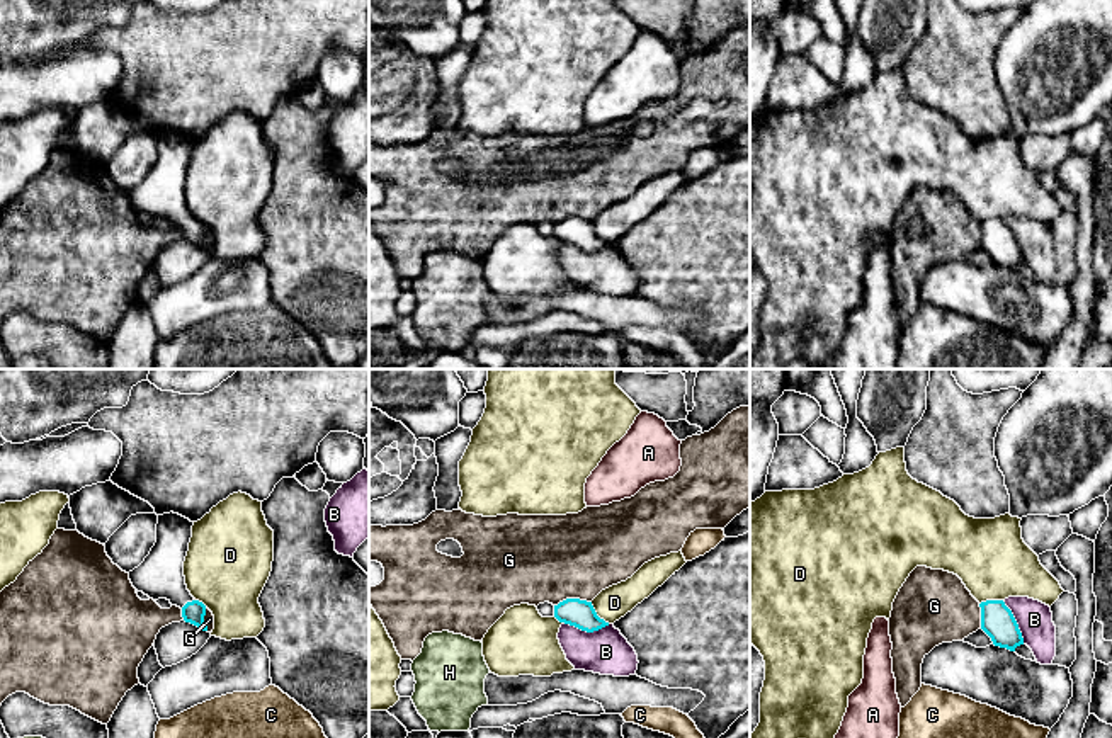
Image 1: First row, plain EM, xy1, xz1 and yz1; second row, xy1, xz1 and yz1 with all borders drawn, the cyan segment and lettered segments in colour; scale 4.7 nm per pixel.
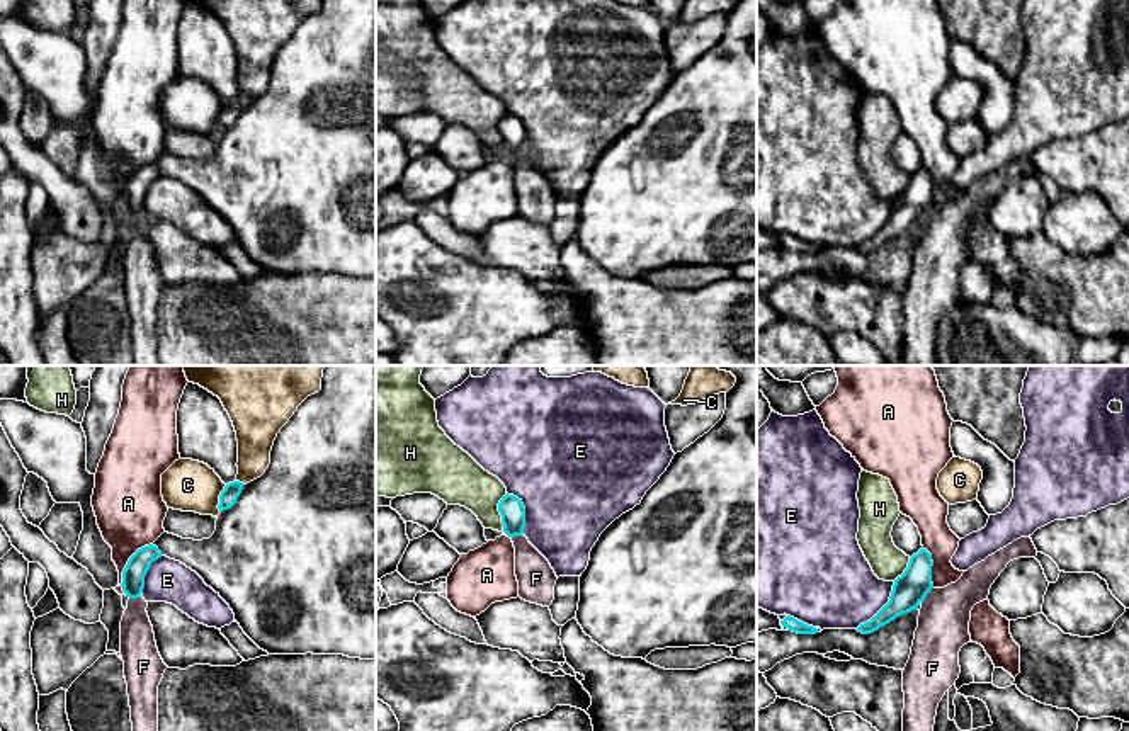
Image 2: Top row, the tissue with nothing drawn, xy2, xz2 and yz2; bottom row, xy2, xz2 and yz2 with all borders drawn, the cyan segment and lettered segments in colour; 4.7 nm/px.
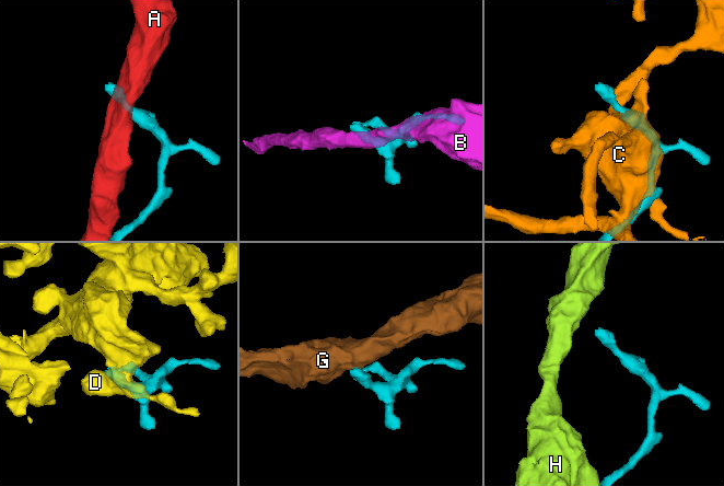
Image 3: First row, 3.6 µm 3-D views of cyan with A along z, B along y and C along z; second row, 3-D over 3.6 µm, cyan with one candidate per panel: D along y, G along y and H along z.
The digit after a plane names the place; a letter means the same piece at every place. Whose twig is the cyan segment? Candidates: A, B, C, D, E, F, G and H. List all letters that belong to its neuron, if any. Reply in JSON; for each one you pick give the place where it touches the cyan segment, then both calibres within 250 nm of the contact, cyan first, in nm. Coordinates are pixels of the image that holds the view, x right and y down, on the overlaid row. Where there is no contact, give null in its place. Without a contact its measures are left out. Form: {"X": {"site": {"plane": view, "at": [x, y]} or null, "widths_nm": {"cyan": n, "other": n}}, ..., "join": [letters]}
{"join": []}

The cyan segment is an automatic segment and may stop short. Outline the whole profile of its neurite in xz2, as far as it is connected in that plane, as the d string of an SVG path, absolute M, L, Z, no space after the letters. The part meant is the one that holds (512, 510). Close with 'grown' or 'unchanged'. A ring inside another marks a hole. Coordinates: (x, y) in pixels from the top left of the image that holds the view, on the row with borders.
M505 495L498 503L503 532L508 537L522 536L525 527L525 507L522 500L513 495Z; unchanged

